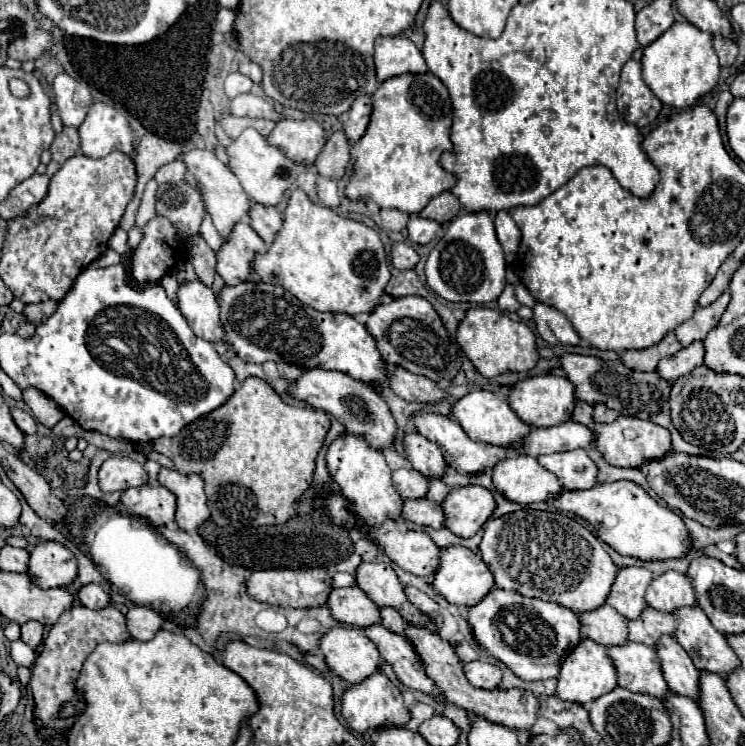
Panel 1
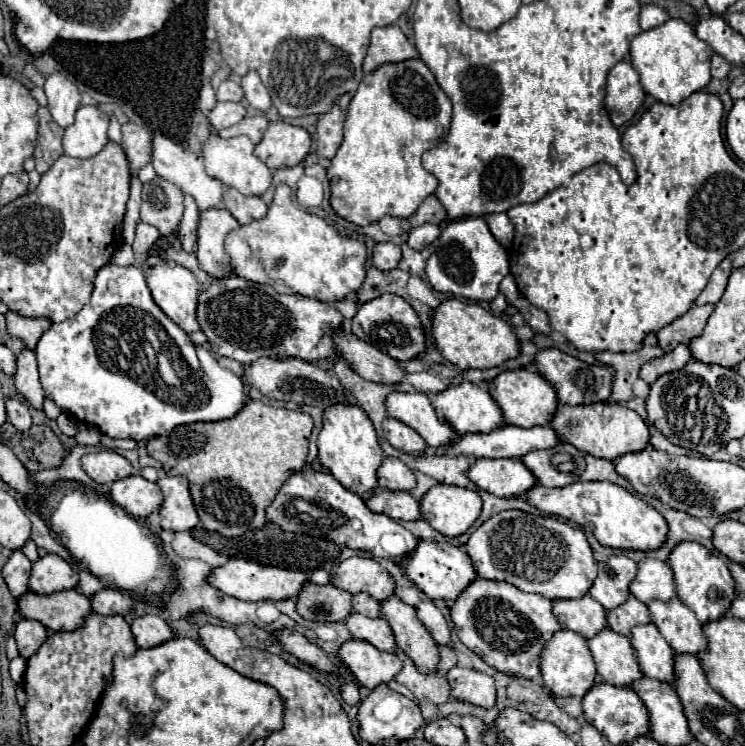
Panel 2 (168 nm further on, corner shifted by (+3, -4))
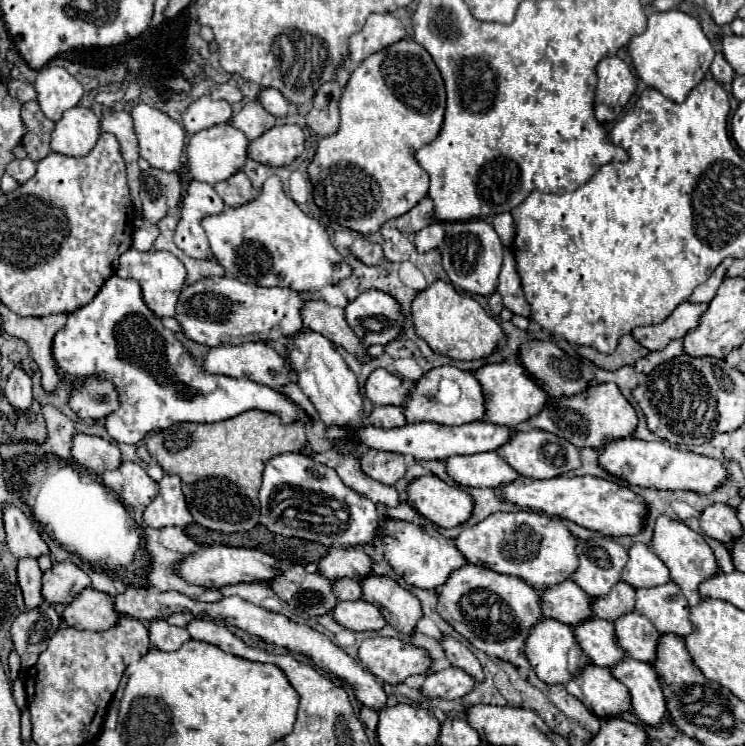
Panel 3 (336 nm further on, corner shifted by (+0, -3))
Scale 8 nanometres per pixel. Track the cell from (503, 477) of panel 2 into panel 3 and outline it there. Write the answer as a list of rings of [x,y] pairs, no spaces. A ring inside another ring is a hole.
[[[497,452],[469,454],[469,456],[451,456],[445,460],[447,474],[461,486],[479,486],[479,488],[499,488],[517,478],[515,470],[499,458]]]

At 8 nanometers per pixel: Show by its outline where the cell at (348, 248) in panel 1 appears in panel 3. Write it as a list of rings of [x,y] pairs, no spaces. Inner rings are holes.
[[[269,176],[265,180],[255,200],[205,216],[201,226],[209,238],[213,258],[229,276],[245,284],[317,292],[323,286],[335,284],[351,274],[351,266],[329,242],[327,230],[299,210],[299,206],[283,192],[283,184],[277,176]]]

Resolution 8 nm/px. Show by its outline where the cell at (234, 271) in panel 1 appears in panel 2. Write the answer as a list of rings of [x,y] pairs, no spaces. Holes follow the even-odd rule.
[[[210,209],[200,215],[202,221],[198,227],[196,259],[210,277],[222,279],[226,277],[226,265],[230,263],[228,253],[224,251],[224,239],[228,237],[228,231],[236,231],[240,223],[228,209]]]

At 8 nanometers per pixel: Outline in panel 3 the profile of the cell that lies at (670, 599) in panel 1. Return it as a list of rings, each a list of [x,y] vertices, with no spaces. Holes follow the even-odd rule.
[[[633,542],[629,548],[629,560],[623,568],[621,580],[633,588],[653,588],[669,582],[669,570],[659,556],[645,544]]]

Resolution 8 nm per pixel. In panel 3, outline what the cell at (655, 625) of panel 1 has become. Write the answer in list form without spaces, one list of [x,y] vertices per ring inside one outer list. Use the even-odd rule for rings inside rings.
[[[617,582],[607,596],[591,598],[591,612],[603,620],[617,620],[635,608],[635,588],[627,582]]]

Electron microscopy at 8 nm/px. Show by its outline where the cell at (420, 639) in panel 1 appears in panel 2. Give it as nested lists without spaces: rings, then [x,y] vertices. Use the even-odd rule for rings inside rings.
[[[396,595],[382,601],[380,607],[394,631],[396,645],[404,649],[420,673],[434,673],[440,663],[438,643],[432,639],[424,623],[420,623],[414,607],[402,603]]]

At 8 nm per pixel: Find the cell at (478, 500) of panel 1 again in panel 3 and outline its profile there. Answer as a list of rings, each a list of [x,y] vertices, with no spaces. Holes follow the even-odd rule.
[[[433,474],[415,478],[405,492],[407,504],[441,528],[459,526],[473,512],[473,498],[463,488],[449,486]]]

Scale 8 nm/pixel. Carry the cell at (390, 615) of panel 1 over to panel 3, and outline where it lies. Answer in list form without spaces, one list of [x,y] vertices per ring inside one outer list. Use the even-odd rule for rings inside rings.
[[[339,578],[333,582],[335,596],[339,600],[359,600],[361,598],[361,586],[353,578]]]

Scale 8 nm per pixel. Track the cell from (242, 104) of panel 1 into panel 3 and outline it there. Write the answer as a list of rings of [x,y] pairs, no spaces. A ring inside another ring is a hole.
[[[201,96],[183,112],[183,128],[191,134],[211,128],[215,124],[223,124],[231,118],[231,106],[223,100],[211,100],[209,96]]]

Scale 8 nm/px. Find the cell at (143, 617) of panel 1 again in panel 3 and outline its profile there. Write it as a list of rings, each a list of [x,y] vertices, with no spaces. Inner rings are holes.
[[[153,620],[149,626],[149,636],[151,636],[151,644],[155,644],[159,650],[165,652],[181,648],[181,644],[191,638],[185,628],[171,626],[167,624],[167,620]]]

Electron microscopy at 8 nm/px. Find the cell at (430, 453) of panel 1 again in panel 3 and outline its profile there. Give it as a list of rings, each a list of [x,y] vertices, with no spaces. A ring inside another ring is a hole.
[[[375,406],[373,412],[367,416],[373,426],[393,428],[393,426],[405,426],[405,416],[399,406]]]

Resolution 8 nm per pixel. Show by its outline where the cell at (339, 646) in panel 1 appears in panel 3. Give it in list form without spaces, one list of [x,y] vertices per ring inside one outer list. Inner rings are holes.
[[[385,636],[363,640],[359,658],[371,674],[389,684],[399,684],[407,676],[427,674],[433,664],[427,650],[413,644],[403,644],[399,638]]]

